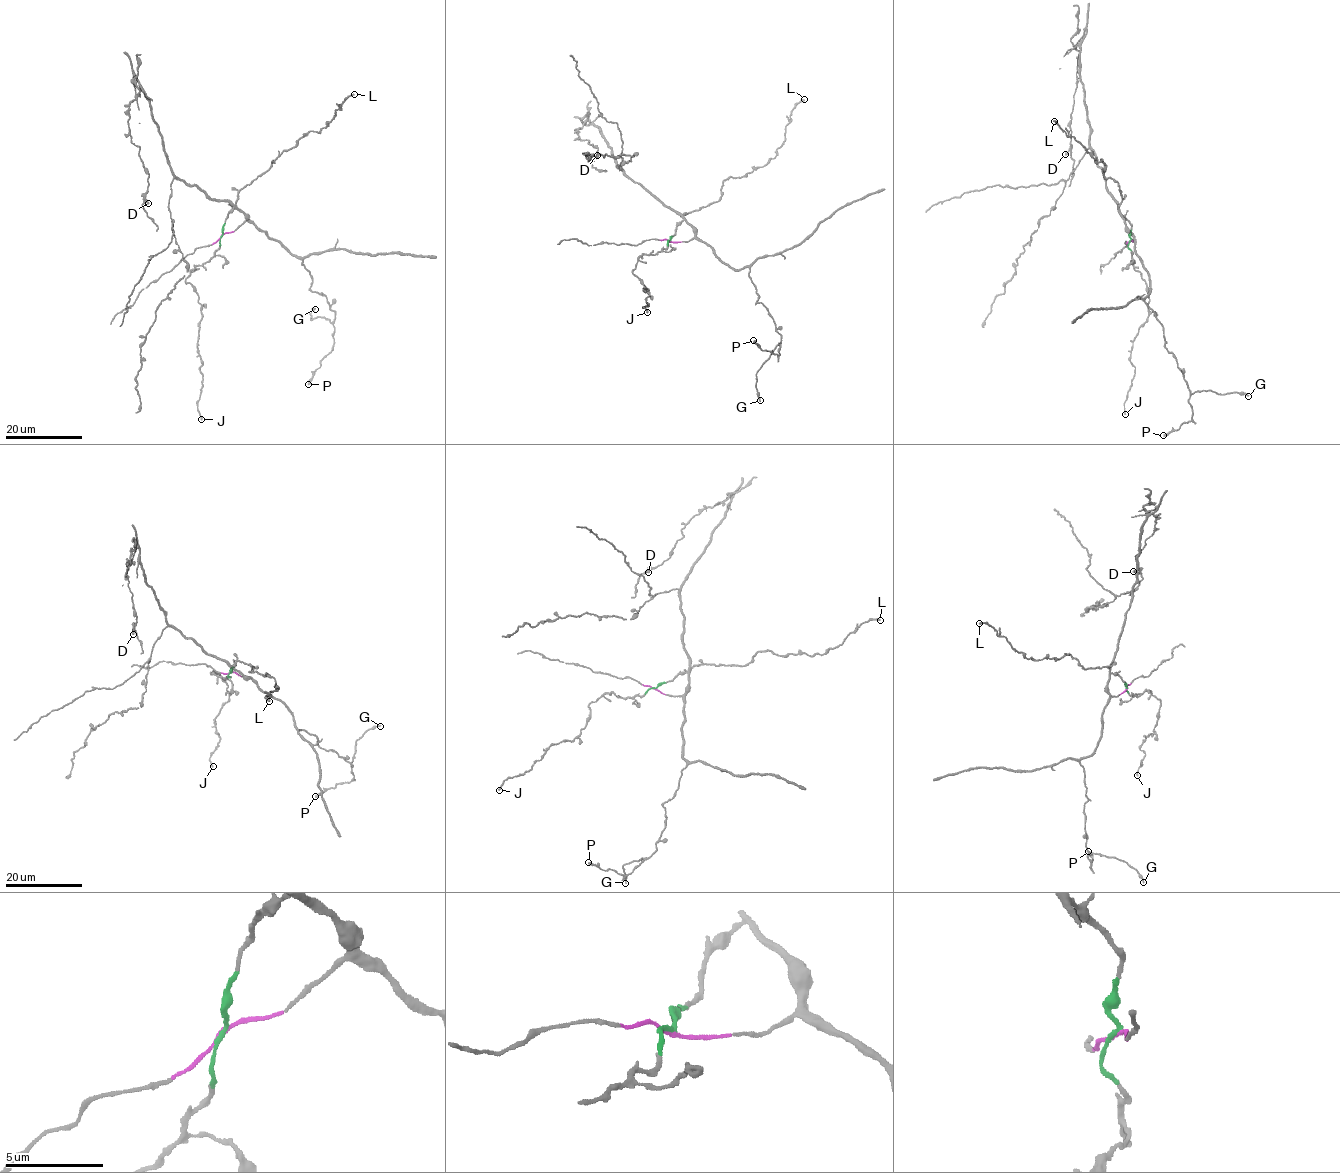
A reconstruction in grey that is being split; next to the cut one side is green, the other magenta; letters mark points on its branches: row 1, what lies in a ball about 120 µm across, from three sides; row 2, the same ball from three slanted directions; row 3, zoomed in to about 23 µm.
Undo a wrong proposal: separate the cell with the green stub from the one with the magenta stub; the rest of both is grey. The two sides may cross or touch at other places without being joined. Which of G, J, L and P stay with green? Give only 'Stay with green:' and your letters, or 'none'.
Stay with green: J, L

